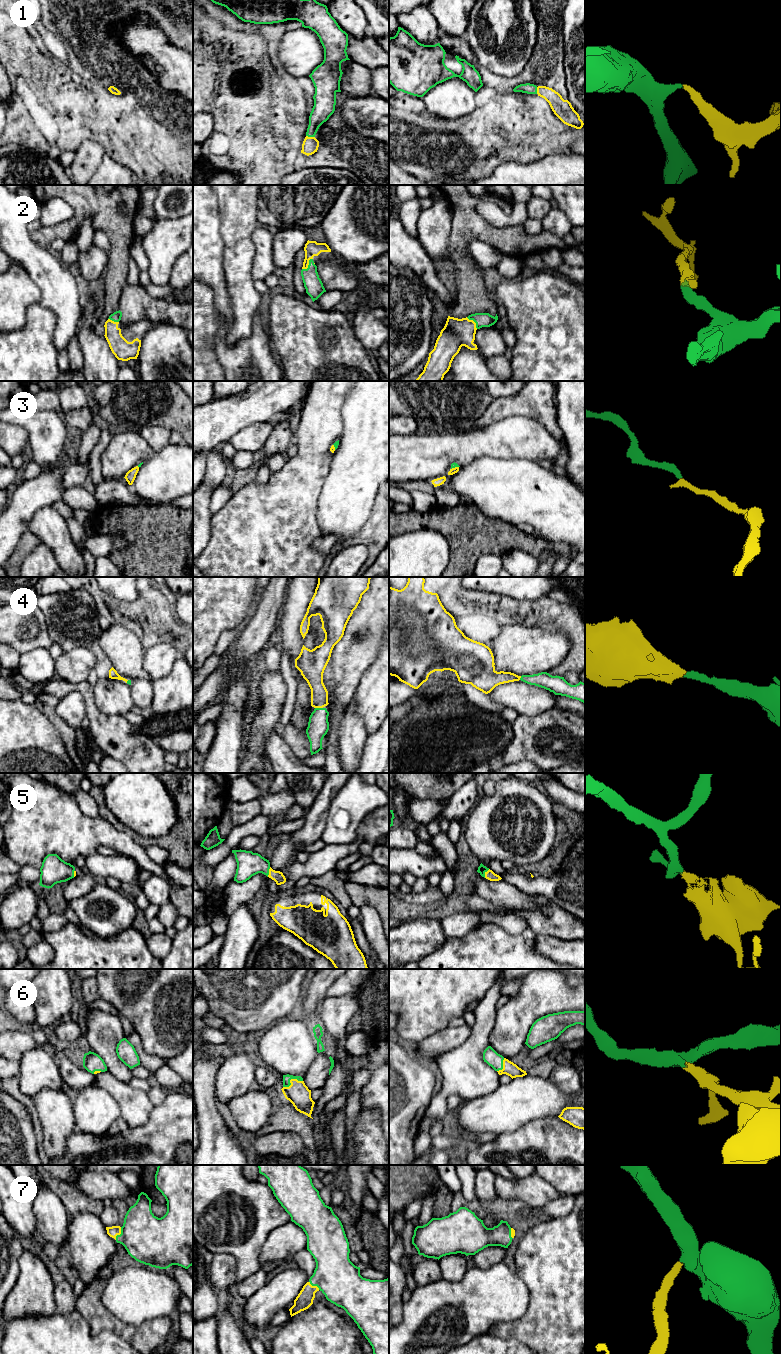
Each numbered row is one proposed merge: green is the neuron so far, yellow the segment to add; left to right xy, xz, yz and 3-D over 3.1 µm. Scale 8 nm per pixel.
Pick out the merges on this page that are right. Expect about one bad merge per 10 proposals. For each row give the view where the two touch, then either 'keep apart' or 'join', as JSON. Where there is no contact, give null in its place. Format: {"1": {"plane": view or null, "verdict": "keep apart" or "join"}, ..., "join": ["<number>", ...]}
{"1": {"plane": "xz", "verdict": "join"}, "2": {"plane": "xz", "verdict": "join"}, "3": {"plane": "yz", "verdict": "join"}, "4": {"plane": "xz", "verdict": "join"}, "5": {"plane": "xz", "verdict": "join"}, "6": {"plane": "xz", "verdict": "join"}, "7": {"plane": "xy", "verdict": "join"}, "join": ["1", "2", "3", "4", "5", "6", "7"]}

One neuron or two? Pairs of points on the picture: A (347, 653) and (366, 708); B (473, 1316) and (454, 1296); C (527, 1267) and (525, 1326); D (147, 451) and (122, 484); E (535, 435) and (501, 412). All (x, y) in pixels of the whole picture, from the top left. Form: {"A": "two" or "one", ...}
{"A": "two", "B": "one", "C": "one", "D": "two", "E": "two"}

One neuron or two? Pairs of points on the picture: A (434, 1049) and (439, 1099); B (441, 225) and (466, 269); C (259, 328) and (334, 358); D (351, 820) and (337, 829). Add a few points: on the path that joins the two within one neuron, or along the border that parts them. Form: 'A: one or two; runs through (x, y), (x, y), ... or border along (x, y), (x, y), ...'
A: two; border along (456, 1047), (440, 1054), (433, 1064)
B: two; border along (453, 216), (449, 254), (445, 259)
C: two; border along (263, 310), (269, 341), (275, 353)
D: one; runs through (348, 820), (340, 826)

